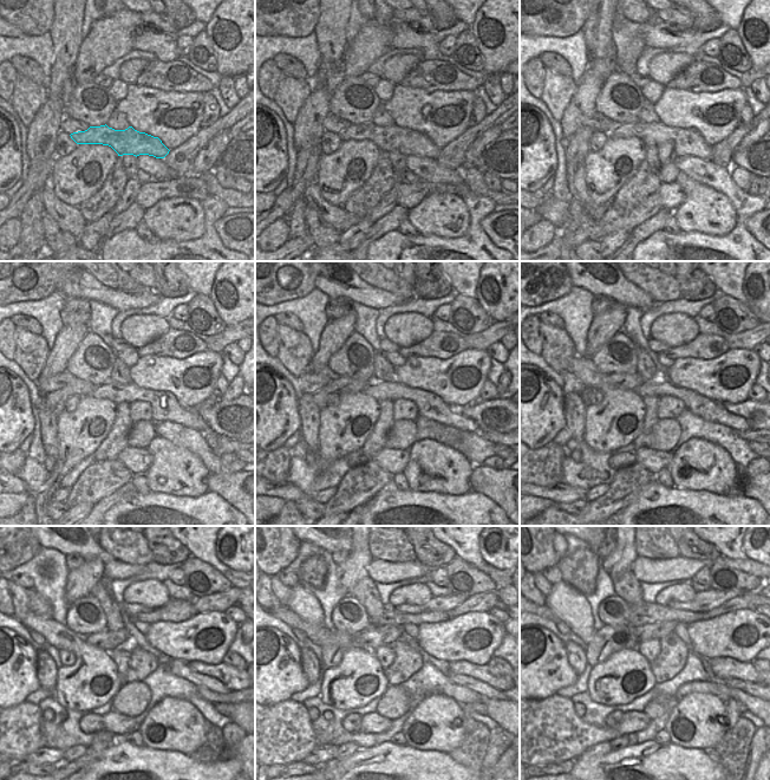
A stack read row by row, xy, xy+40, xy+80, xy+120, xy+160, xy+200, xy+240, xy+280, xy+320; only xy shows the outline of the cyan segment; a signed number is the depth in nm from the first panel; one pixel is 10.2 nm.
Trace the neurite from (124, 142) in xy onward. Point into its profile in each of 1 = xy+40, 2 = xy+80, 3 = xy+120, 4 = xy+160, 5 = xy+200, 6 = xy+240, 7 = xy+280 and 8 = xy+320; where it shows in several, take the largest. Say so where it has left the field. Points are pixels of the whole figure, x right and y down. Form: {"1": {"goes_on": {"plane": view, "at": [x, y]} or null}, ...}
{"1": {"goes_on": {"plane": "xy+40", "at": [408, 142]}}, "2": {"goes_on": {"plane": "xy+80", "at": [687, 141]}}, "3": {"goes_on": {"plane": "xy+120", "at": [164, 407]}}, "4": {"goes_on": {"plane": "xy+160", "at": [430, 405]}}, "5": {"goes_on": {"plane": "xy+200", "at": [698, 404]}}, "6": {"goes_on": {"plane": "xy+240", "at": [180, 668]}}, "7": {"goes_on": {"plane": "xy+280", "at": [474, 684]}}, "8": {"goes_on": {"plane": "xy+320", "at": [756, 690]}}}

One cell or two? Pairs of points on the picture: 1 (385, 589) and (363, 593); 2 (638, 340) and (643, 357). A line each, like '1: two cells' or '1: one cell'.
1: two cells
2: two cells

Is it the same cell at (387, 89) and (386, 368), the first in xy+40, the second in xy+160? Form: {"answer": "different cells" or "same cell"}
{"answer": "different cells"}

